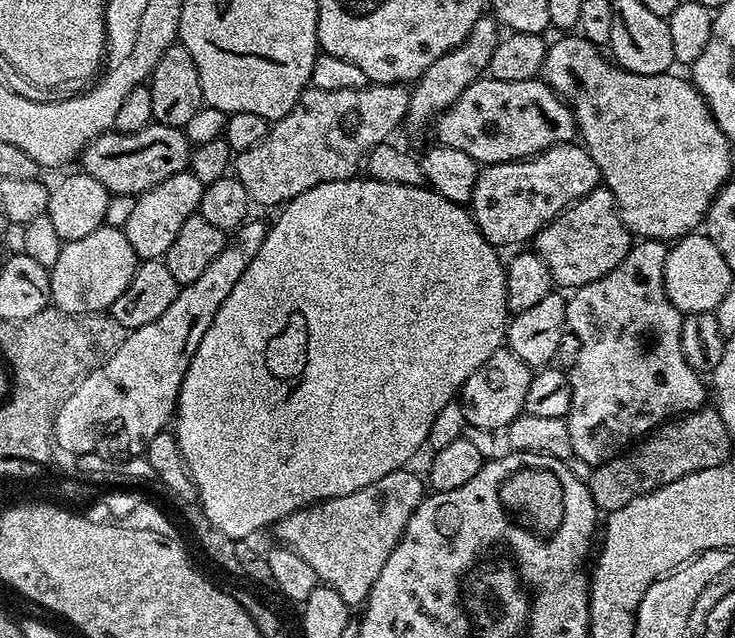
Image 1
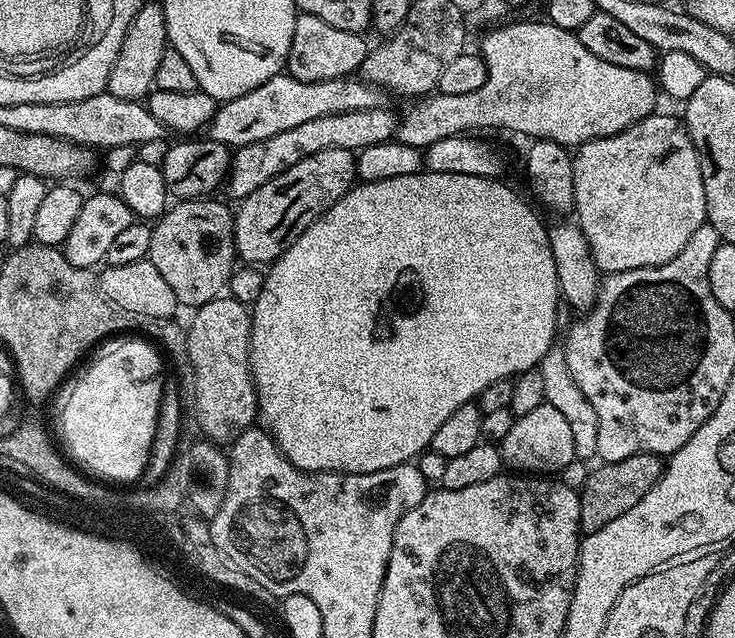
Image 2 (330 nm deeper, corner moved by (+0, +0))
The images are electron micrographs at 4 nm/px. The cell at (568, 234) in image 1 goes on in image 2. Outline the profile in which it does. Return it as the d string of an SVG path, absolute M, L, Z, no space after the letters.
M660 115L647 116L618 134L581 144L572 157L574 220L585 235L601 273L638 270L670 262L690 242L694 230L708 219L700 156L688 128L679 115Z

